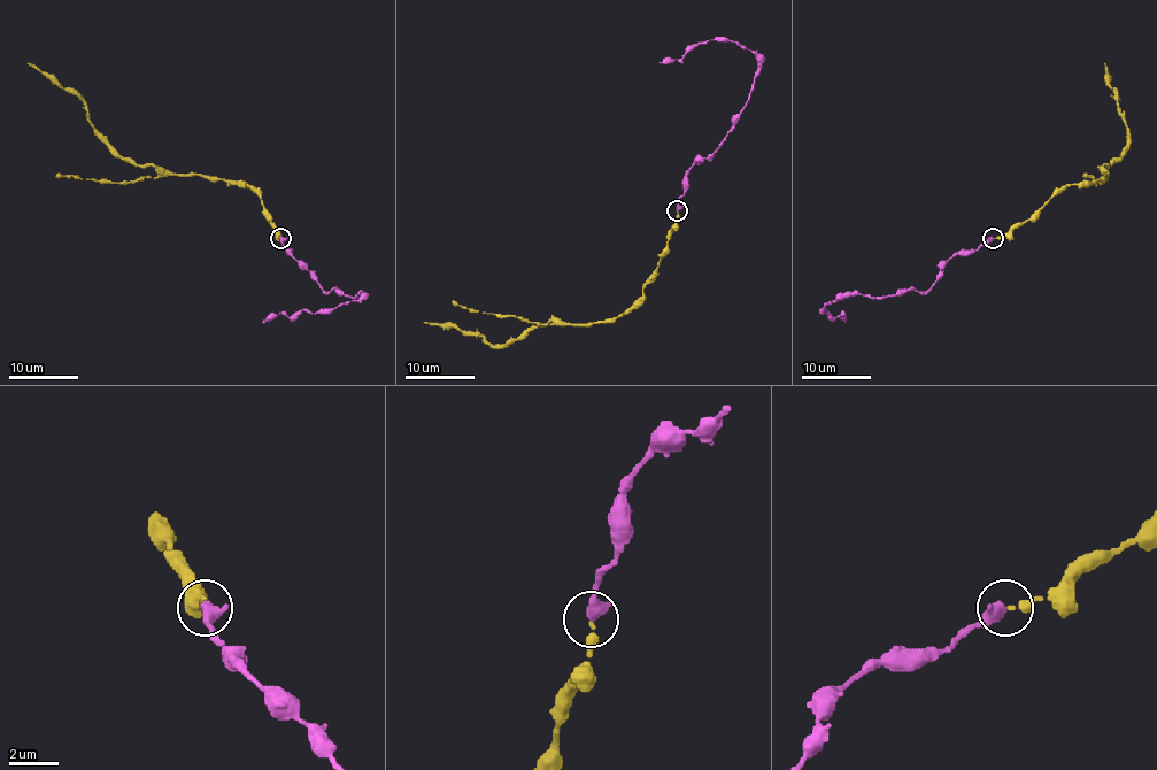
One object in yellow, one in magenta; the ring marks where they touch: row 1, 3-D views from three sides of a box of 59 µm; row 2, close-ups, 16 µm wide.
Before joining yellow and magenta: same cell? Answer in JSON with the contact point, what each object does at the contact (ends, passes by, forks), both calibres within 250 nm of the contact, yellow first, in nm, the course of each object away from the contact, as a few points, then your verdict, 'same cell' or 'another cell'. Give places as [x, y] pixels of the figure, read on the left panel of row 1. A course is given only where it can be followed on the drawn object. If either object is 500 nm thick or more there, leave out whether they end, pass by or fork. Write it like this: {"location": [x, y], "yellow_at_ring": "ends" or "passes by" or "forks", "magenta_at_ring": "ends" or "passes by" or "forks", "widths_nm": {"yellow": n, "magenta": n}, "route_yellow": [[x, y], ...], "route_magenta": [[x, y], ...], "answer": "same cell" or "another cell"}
{"location": [280, 238], "yellow_at_ring": "ends", "magenta_at_ring": "ends", "widths_nm": {"yellow": 160, "magenta": 480}, "route_yellow": [[282, 238], [257, 193], [247, 185], [136, 166], [95, 130], [78, 97], [27, 63]], "route_magenta": [[282, 238], [326, 292], [361, 295], [316, 313], [269, 315], [262, 322]], "answer": "same cell"}

